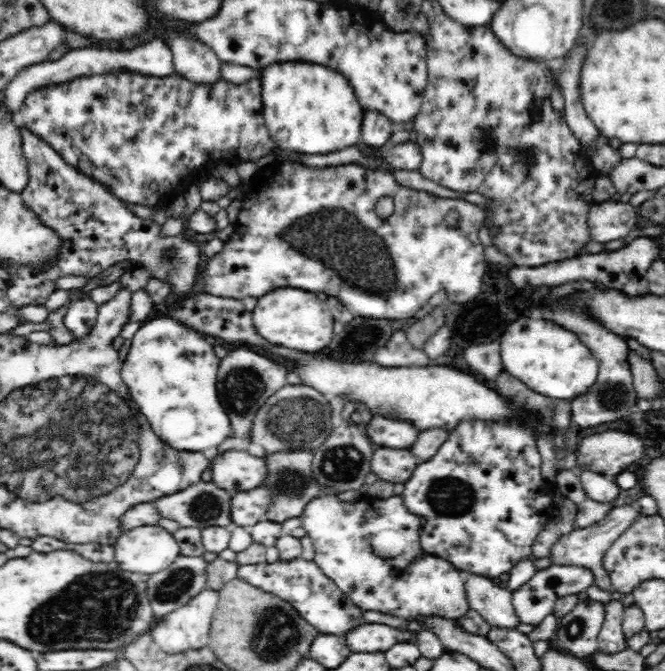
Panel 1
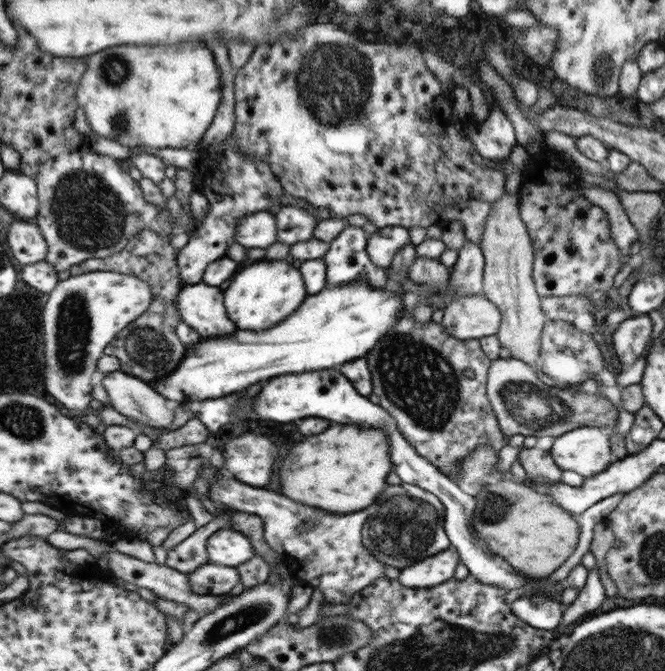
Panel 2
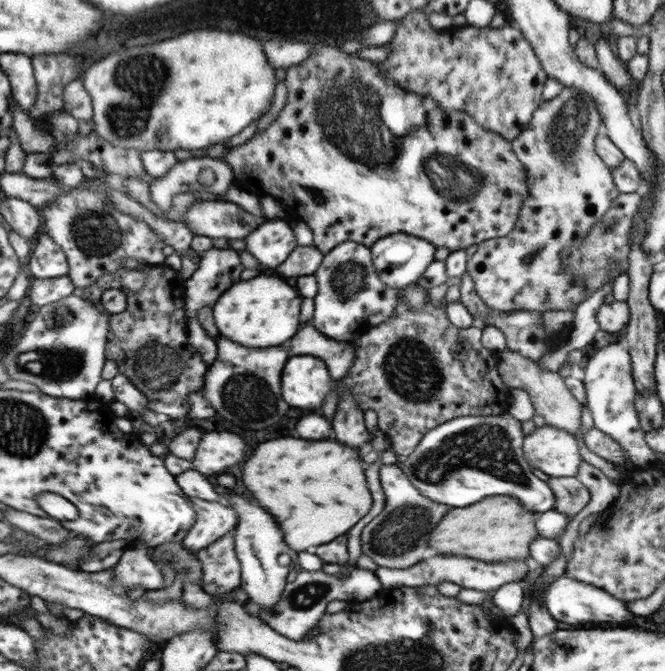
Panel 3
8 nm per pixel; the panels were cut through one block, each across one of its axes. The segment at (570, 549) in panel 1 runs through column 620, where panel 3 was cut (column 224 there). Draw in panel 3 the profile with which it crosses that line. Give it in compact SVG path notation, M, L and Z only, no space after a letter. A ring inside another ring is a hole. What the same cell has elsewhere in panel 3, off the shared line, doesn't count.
M188 497L196 510L196 523L182 538L182 545L193 554L227 535L239 522L233 509L213 501Z

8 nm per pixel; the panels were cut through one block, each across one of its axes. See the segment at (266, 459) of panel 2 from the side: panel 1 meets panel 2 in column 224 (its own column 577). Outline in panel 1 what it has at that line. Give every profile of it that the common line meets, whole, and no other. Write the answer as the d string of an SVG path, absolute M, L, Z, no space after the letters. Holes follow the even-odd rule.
M602 432L584 437L576 454L578 464L575 471L590 470L612 476L644 458L644 444L640 438L626 432Z

